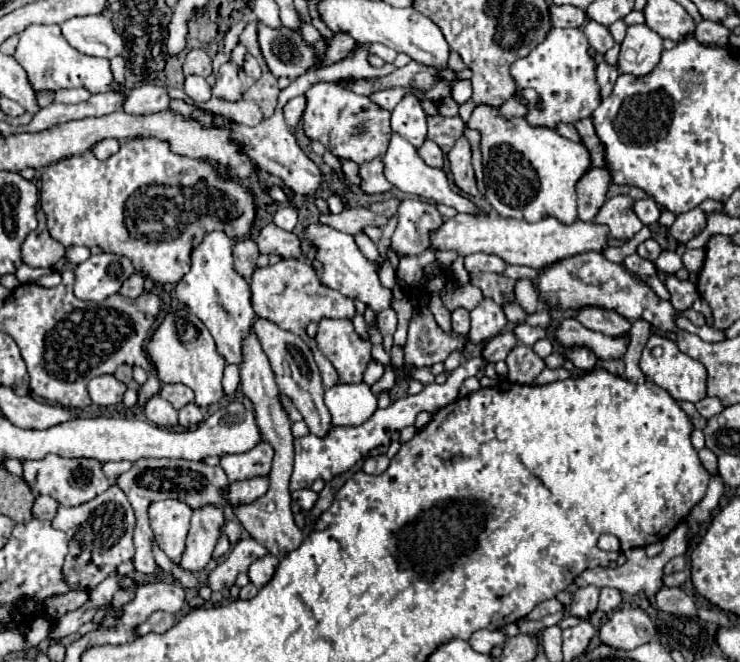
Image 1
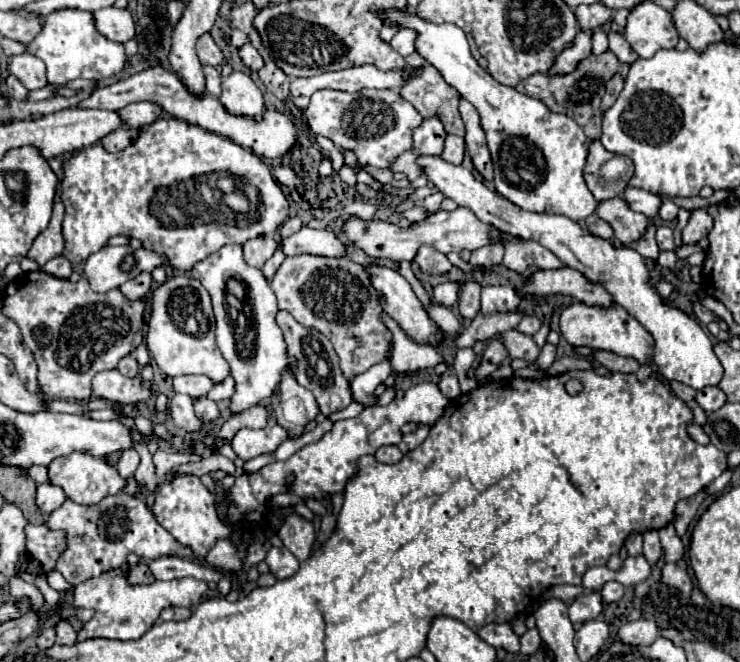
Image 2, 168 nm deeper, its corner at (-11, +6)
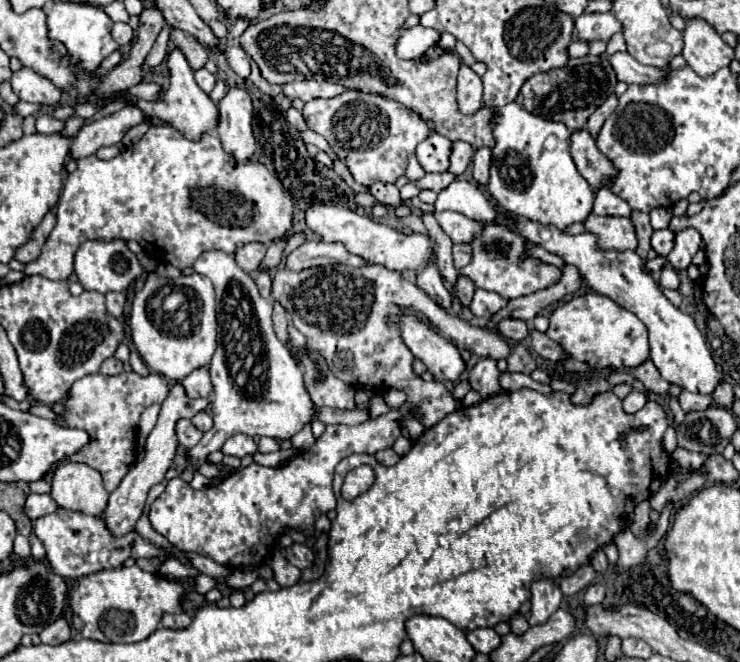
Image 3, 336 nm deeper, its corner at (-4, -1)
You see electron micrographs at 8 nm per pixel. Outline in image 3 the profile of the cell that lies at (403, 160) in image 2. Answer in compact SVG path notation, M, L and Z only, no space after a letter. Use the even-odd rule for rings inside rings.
M415 156L409 158L409 164L407 164L407 168L405 168L405 176L409 178L409 182L417 182L419 178L425 176L425 170L421 168L421 164L417 162Z

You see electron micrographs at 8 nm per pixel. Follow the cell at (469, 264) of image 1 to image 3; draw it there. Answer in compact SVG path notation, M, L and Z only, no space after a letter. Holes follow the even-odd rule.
M455 244L453 246L453 262L455 262L457 270L467 266L471 262L471 246L469 244Z

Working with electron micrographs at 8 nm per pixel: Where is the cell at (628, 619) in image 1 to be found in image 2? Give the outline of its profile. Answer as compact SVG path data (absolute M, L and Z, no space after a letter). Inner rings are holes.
M638 619L624 623L618 631L618 637L626 645L652 645L658 637L658 625L652 619Z

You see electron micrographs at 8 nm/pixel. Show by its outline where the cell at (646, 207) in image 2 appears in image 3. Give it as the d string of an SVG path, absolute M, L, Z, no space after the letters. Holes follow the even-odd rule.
M601 188L595 196L595 206L593 206L593 214L601 214L601 216L631 216L631 206L619 198L617 194L613 194L607 188Z

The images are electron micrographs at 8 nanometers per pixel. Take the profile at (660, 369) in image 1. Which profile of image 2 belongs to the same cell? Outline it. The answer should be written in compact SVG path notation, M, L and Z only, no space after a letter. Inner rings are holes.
M422 155L418 157L418 163L426 169L424 175L428 177L428 181L432 181L448 199L452 199L460 207L468 207L480 221L490 223L500 231L538 241L542 247L550 249L556 257L560 257L566 267L572 267L584 273L590 281L600 283L618 305L622 305L632 317L636 317L652 333L656 341L652 363L658 367L664 379L686 383L692 389L704 389L708 385L720 383L724 369L714 353L714 341L704 333L704 329L694 317L668 305L658 295L656 287L650 283L650 271L646 267L646 261L638 251L626 245L614 247L612 239L602 239L598 235L592 235L586 227L564 215L528 213L518 205L514 205L512 201L490 191L462 165L452 165L440 157L422 157Z

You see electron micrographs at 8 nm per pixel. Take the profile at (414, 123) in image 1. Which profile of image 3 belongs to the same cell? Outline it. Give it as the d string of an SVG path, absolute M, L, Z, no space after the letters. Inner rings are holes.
M431 132L417 146L415 152L425 172L445 172L449 168L449 154L451 154L451 142L437 132Z

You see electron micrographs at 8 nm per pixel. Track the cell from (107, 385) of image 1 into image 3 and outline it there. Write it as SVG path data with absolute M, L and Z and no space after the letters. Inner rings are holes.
M123 372L119 376L83 376L69 390L69 398L65 402L65 424L71 428L81 428L95 438L81 452L65 460L85 462L91 468L95 468L97 472L101 472L107 492L113 492L123 480L123 476L129 472L129 468L133 468L135 464L135 436L141 412L155 402L163 402L167 394L167 378L159 374L149 374L145 378L137 376L135 372Z

